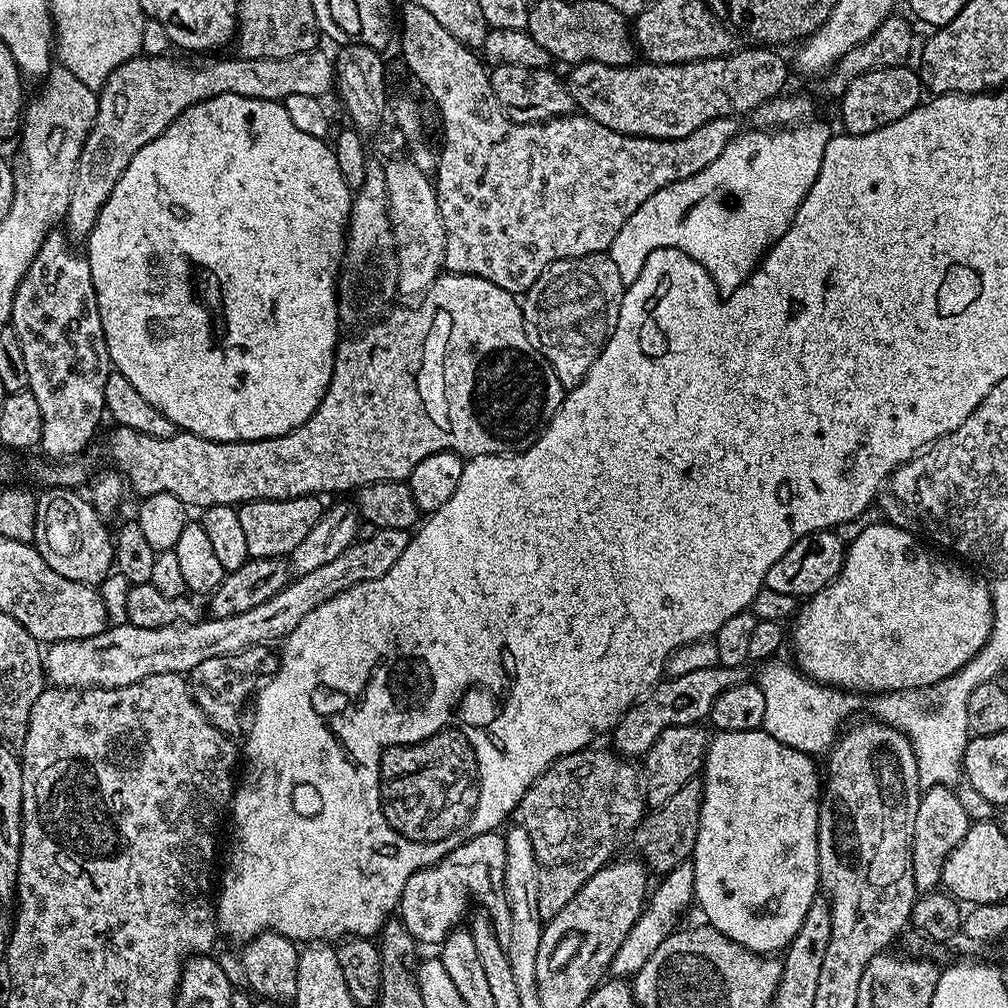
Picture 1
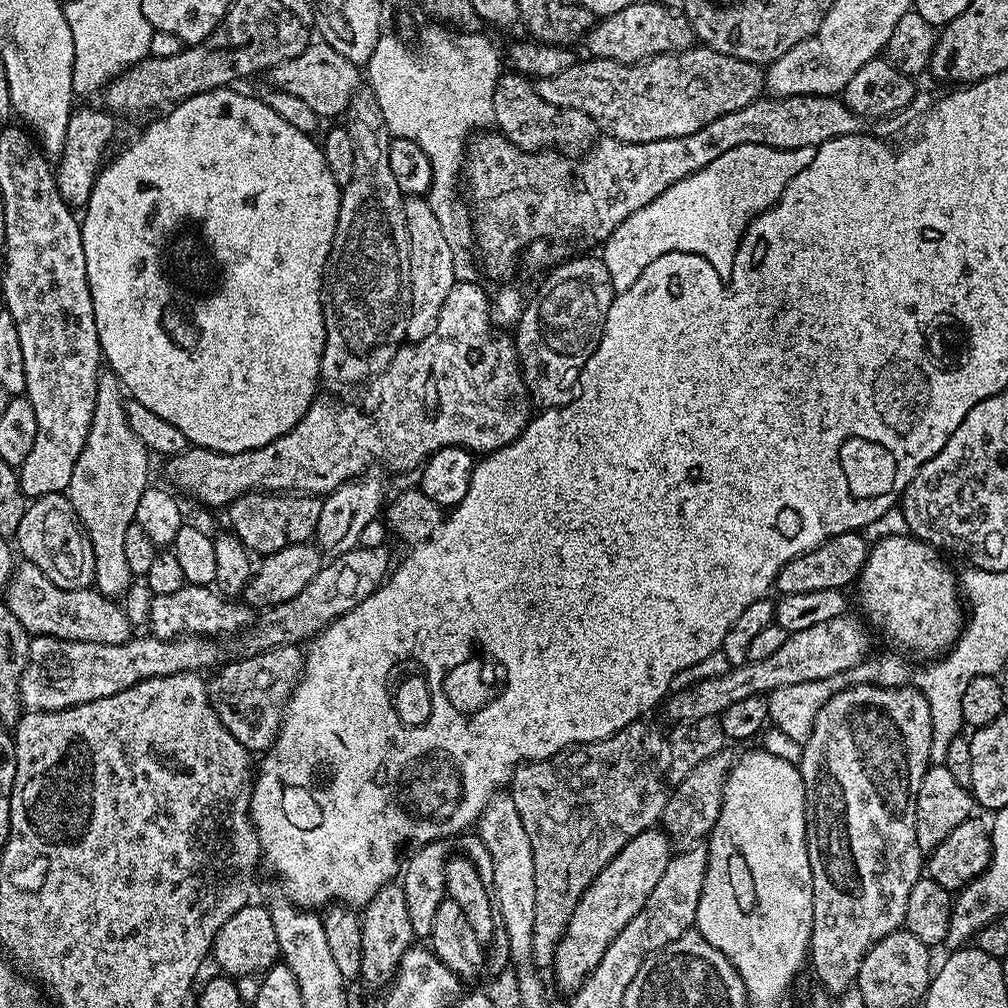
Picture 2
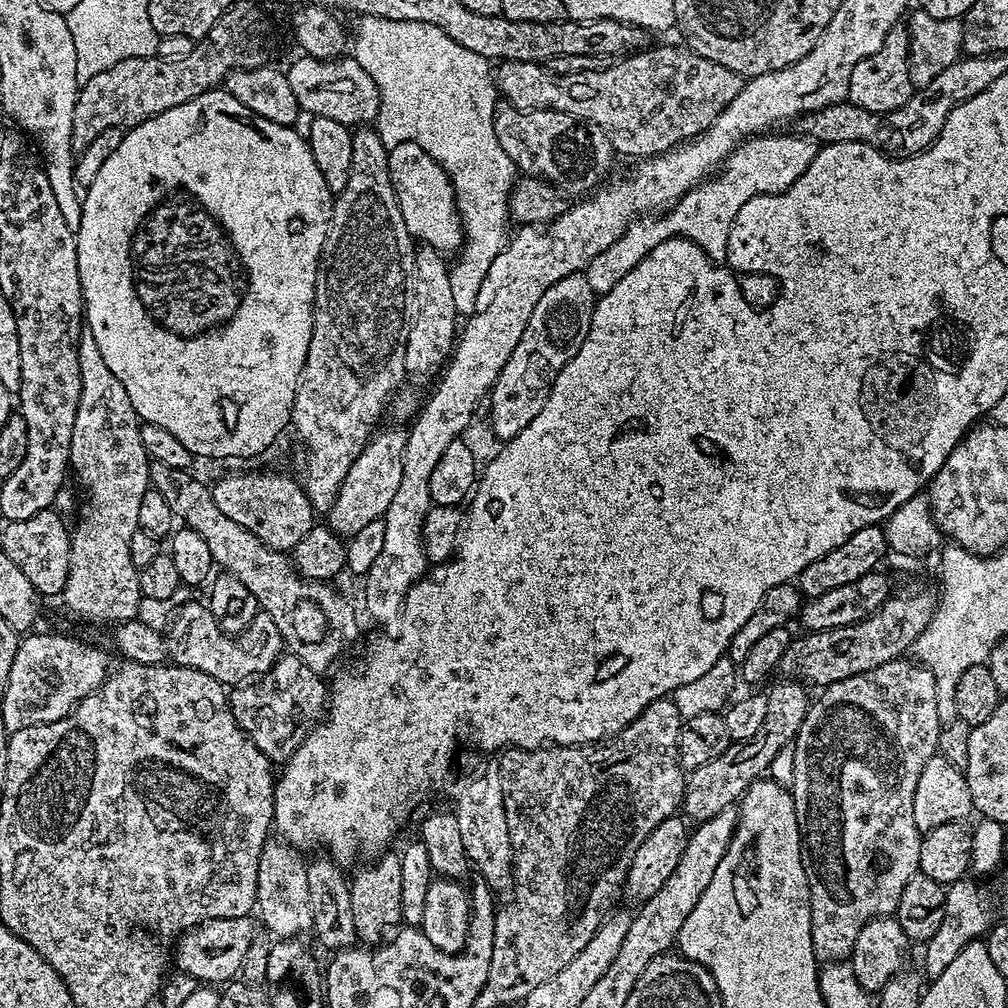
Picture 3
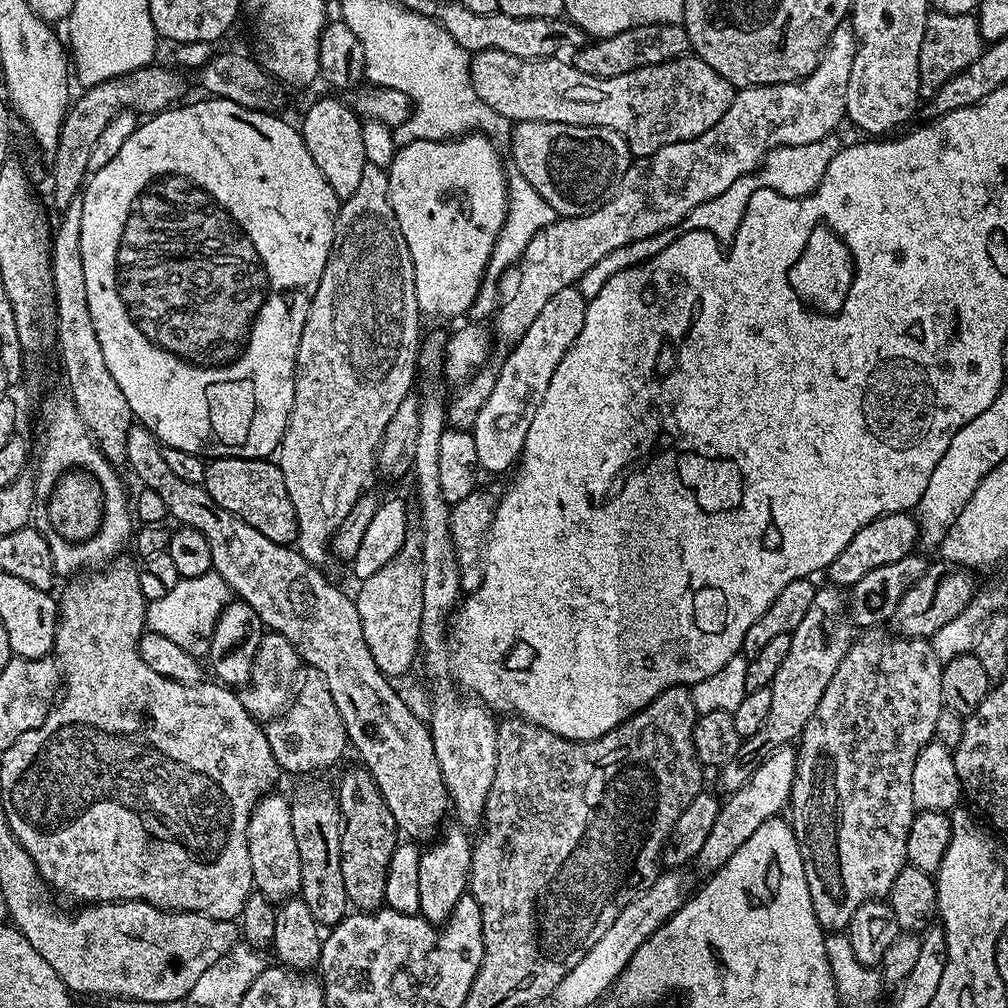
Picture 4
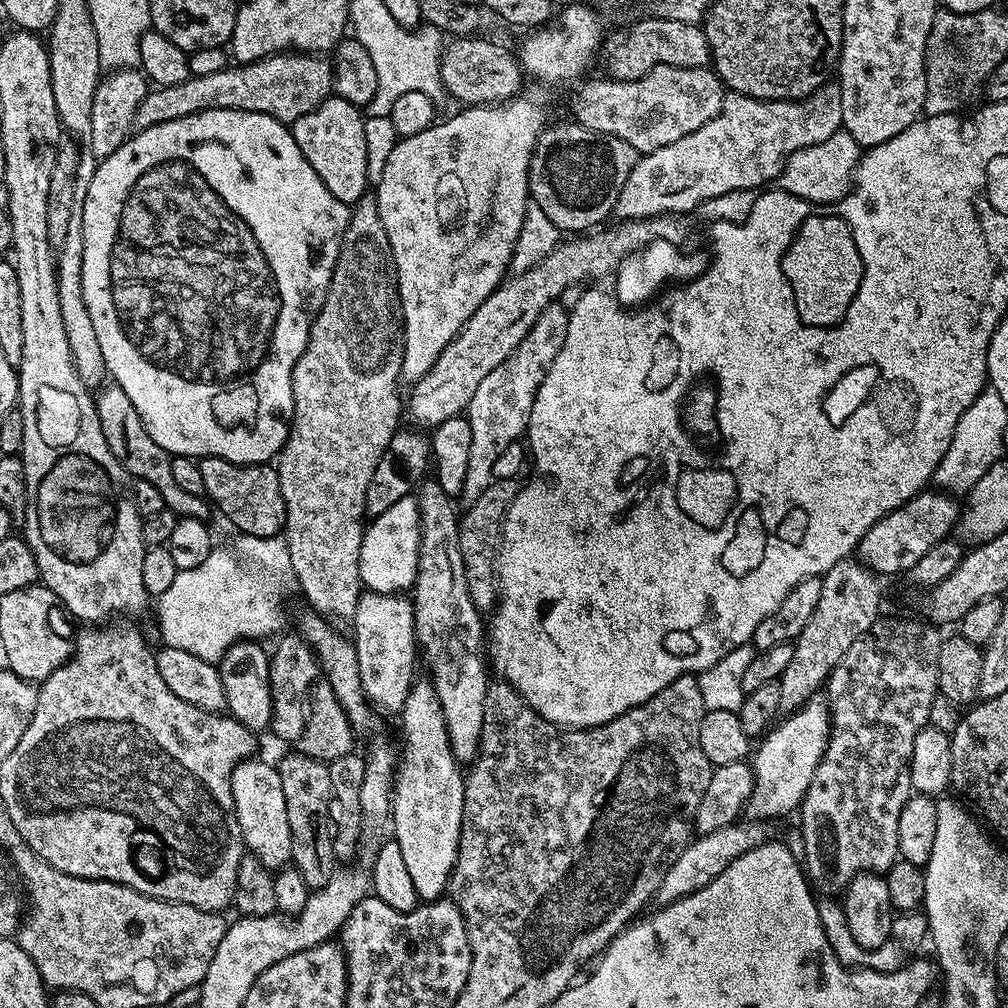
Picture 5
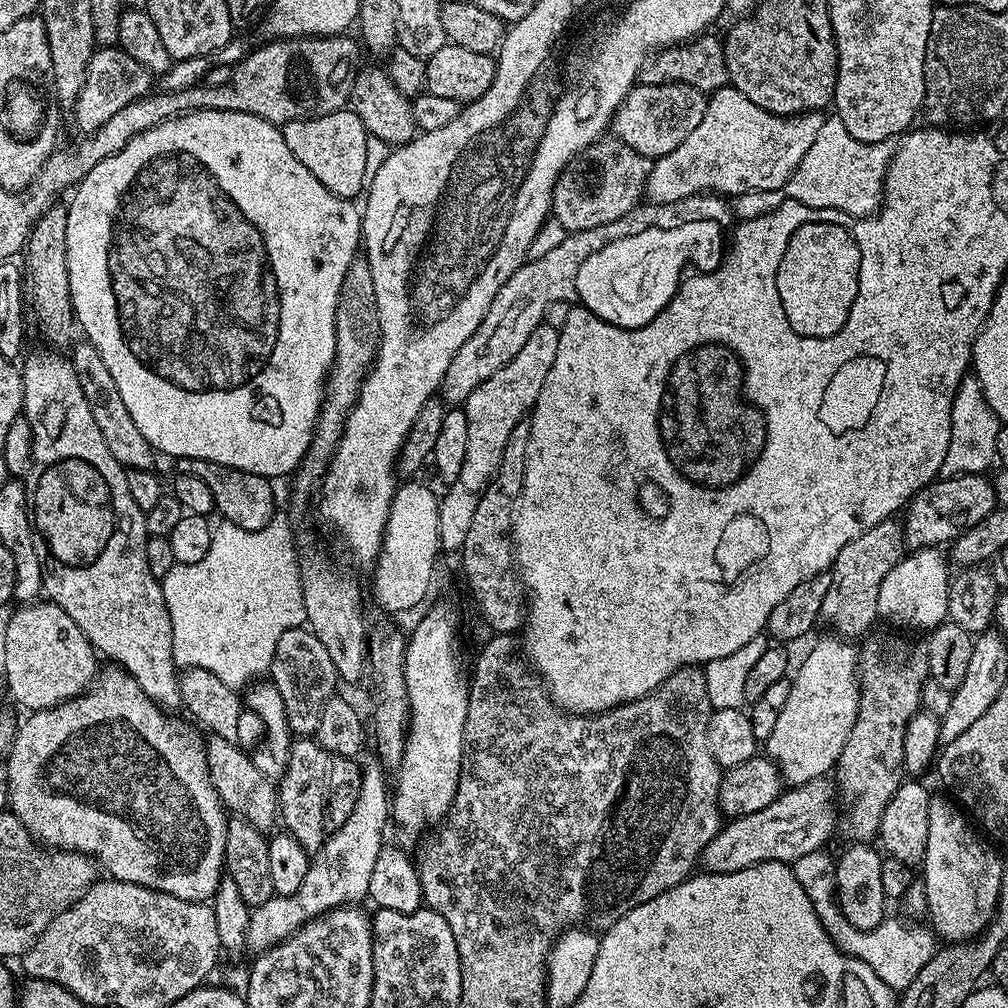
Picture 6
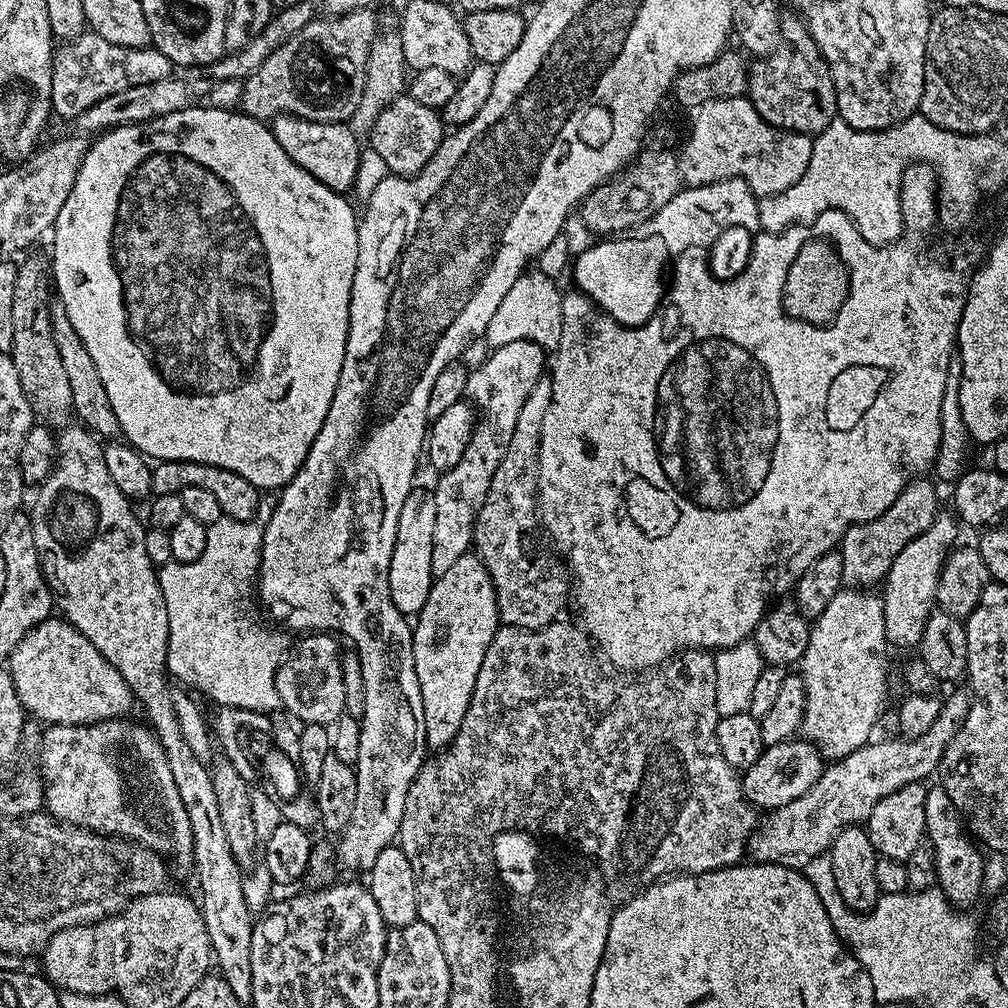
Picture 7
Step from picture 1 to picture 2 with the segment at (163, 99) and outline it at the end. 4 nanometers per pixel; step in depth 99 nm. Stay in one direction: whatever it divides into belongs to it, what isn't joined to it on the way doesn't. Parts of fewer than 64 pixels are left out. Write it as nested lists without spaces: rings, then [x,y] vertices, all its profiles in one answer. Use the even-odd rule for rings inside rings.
[[[312,42],[306,50],[302,50],[302,54],[298,54],[298,58],[290,58],[271,68],[270,84],[273,89],[285,91],[286,94],[297,97],[299,101],[306,102],[319,118],[325,116],[340,118],[348,111],[348,103],[361,87],[362,76],[356,72],[359,72],[357,65],[342,58],[338,50],[323,42]]]

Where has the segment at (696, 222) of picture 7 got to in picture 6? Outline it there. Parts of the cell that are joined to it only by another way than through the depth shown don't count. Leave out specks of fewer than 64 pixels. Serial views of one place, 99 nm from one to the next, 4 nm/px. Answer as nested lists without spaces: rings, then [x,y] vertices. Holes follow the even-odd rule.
[[[716,194],[687,196],[678,202],[665,204],[641,202],[626,214],[622,214],[622,218],[614,218],[614,222],[606,222],[602,226],[594,226],[581,232],[568,232],[562,238],[562,243],[543,258],[525,260],[523,266],[514,270],[514,274],[510,274],[502,290],[498,290],[478,330],[474,330],[474,334],[470,334],[470,338],[462,342],[454,358],[450,358],[450,366],[446,370],[444,381],[439,386],[443,399],[452,406],[463,405],[464,401],[470,398],[470,394],[474,394],[474,390],[478,390],[478,386],[482,386],[482,382],[490,378],[490,374],[498,374],[498,370],[502,370],[502,366],[506,366],[506,362],[510,362],[510,358],[514,358],[514,354],[518,354],[518,350],[526,346],[526,338],[534,334],[539,324],[545,323],[548,307],[555,300],[575,301],[577,299],[575,275],[578,274],[580,264],[595,251],[601,250],[610,242],[633,237],[634,234],[655,227],[670,230],[671,227],[703,219],[723,221],[724,215],[727,217],[730,212],[729,205],[723,202],[725,203]]]

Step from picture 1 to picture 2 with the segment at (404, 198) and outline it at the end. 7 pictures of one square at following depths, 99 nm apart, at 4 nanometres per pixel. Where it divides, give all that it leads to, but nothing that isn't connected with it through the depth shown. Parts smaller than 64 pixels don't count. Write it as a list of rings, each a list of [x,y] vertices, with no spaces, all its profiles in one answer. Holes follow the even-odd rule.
[[[405,199],[404,217],[410,250],[410,294],[412,295],[407,339],[415,342],[426,339],[432,333],[432,327],[436,324],[438,314],[446,302],[446,294],[450,294],[450,290],[458,281],[450,242],[446,242],[446,237],[442,234],[442,226],[438,226],[438,218],[434,218],[434,210],[427,199]]]

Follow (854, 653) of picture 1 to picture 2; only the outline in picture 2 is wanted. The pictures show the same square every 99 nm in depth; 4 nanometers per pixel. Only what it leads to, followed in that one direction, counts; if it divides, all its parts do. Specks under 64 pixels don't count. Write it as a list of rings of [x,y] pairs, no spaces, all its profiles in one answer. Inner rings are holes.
[[[911,534],[882,538],[868,549],[866,566],[858,581],[862,616],[901,653],[928,656],[924,658],[947,653],[964,628],[962,588],[943,558],[931,544]]]

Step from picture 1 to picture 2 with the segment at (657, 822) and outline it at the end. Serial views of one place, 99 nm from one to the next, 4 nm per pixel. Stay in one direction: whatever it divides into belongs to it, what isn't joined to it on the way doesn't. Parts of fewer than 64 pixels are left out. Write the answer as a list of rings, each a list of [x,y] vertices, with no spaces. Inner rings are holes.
[[[725,750],[706,758],[706,762],[698,762],[698,766],[694,766],[694,770],[690,770],[690,774],[686,774],[686,778],[682,778],[682,782],[675,785],[669,795],[662,817],[662,831],[672,841],[673,849],[683,850],[703,845],[712,833],[724,801],[724,779],[728,777],[734,763],[734,756],[730,752]]]

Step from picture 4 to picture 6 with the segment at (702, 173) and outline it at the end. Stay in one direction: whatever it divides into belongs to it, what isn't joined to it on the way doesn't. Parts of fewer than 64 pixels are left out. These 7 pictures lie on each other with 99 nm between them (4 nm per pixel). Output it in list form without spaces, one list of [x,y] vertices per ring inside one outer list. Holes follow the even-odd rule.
[[[719,88],[708,96],[706,114],[702,114],[698,130],[693,130],[686,142],[678,146],[678,150],[670,150],[670,154],[655,157],[644,187],[647,199],[654,204],[665,204],[701,194],[723,194],[725,197],[735,198],[741,192],[774,192],[783,189],[794,174],[798,162],[802,162],[806,150],[810,150],[814,138],[818,138],[818,130],[822,130],[825,119],[823,111],[801,112],[798,116],[770,114],[770,110],[754,106],[754,102],[750,102],[750,98],[746,98],[746,94],[742,94],[737,88]]]

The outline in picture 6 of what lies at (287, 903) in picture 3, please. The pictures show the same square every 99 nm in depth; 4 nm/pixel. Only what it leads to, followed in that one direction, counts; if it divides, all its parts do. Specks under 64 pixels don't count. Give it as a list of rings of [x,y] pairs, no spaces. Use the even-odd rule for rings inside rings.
[[[221,736],[207,737],[208,772],[212,775],[212,784],[225,809],[237,808],[236,812],[256,828],[268,830],[278,820],[277,785],[268,781],[267,774],[238,745],[239,743]]]

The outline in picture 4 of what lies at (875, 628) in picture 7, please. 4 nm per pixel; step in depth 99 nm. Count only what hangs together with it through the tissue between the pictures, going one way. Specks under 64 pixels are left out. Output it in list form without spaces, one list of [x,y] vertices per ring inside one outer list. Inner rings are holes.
[[[792,746],[774,750],[762,761],[758,770],[754,770],[751,778],[721,803],[718,818],[714,818],[714,826],[710,826],[710,834],[696,855],[694,867],[698,871],[711,874],[719,870],[723,864],[730,862],[734,850],[738,850],[738,846],[742,846],[742,842],[746,842],[746,838],[762,826],[762,822],[779,817],[783,813],[780,811],[789,807],[792,783],[796,777],[796,754],[797,749]]]

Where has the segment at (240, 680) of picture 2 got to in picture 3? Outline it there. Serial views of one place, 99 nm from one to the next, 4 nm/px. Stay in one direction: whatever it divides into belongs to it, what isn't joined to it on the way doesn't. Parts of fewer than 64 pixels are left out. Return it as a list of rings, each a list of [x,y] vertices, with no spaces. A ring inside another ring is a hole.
[[[281,654],[269,672],[228,692],[228,705],[238,726],[273,765],[280,766],[289,760],[325,715],[330,692],[325,681],[323,684],[320,680],[321,673],[310,670],[302,658]]]

